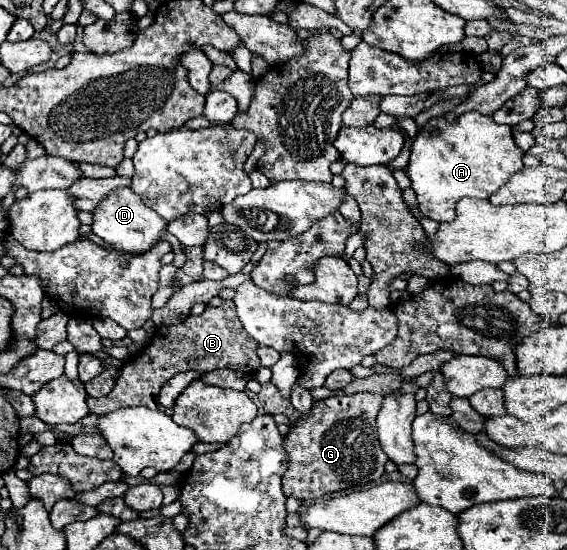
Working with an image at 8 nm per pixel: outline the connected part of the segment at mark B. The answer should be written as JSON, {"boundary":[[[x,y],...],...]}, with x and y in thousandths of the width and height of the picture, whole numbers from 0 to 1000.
{"boundary":[[[393,547],[390,558],[365,555],[354,573],[333,573],[312,591],[280,595],[266,624],[256,631],[256,638],[217,664],[199,711],[178,725],[157,722],[153,736],[160,751],[171,755],[185,755],[192,747],[213,740],[238,740],[238,736],[280,744],[284,736],[277,733],[277,718],[287,696],[312,678],[337,675],[337,671],[351,678],[369,678],[376,671],[397,667],[397,671],[425,675],[432,682],[446,682],[460,667],[453,631],[457,624],[443,609],[436,609],[436,602],[425,595],[425,584],[414,573],[411,547]]]}

